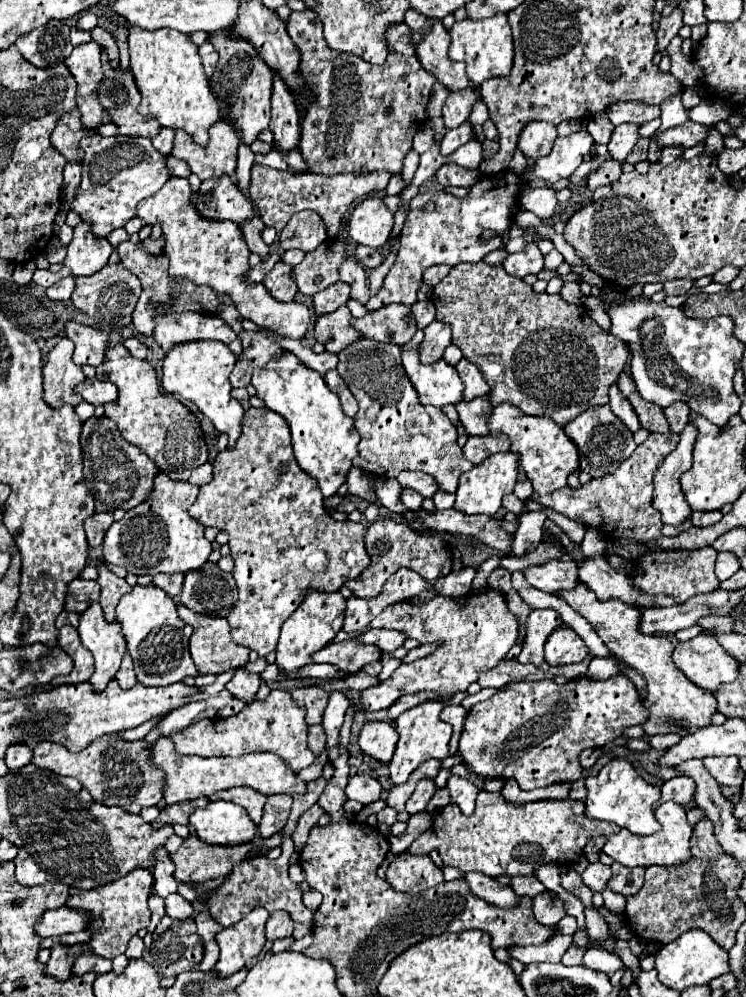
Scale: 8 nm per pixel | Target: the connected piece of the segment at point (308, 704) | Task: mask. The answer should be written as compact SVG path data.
M309 686L309 688L299 688L291 692L295 702L307 710L307 724L321 724L323 712L329 700L329 694L319 688L319 686Z

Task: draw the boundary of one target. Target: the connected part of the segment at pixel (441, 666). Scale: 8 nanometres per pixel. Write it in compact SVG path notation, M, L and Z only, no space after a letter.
M487 588L477 596L461 598L435 597L427 606L411 606L409 602L395 602L383 610L373 622L373 628L393 628L405 632L419 642L443 640L443 646L433 654L399 666L389 680L375 688L361 692L361 710L377 712L395 704L403 694L415 694L421 690L435 690L443 698L451 698L455 692L465 692L469 684L477 682L481 672L497 666L509 648L517 642L517 618L507 608L505 594Z

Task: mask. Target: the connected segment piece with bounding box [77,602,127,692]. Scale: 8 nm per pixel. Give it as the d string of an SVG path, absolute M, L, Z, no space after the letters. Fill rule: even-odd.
M93 602L89 610L81 614L79 636L83 646L95 658L95 672L91 676L91 688L95 692L103 692L107 684L115 678L121 660L125 656L125 638L119 632L119 622L109 624L103 618L103 610L99 602Z

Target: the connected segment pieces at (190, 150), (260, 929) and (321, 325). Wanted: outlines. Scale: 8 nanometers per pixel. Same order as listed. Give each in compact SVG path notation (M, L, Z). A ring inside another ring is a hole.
M223 120L211 126L209 136L211 140L207 148L203 148L203 146L195 146L195 142L191 142L191 138L187 138L187 134L183 134L181 130L175 132L173 156L185 160L191 172L197 174L201 180L219 178L227 174L233 178L233 182L237 182L235 168L237 168L239 136Z
M255 908L243 920L217 934L215 940L221 948L221 956L215 964L215 972L219 978L229 978L231 974L245 968L251 958L259 956L265 944L267 916L267 910Z
M347 306L335 310L335 314L325 314L315 322L315 340L321 342L329 352L339 354L349 344L363 338L359 330L351 326L351 312Z

